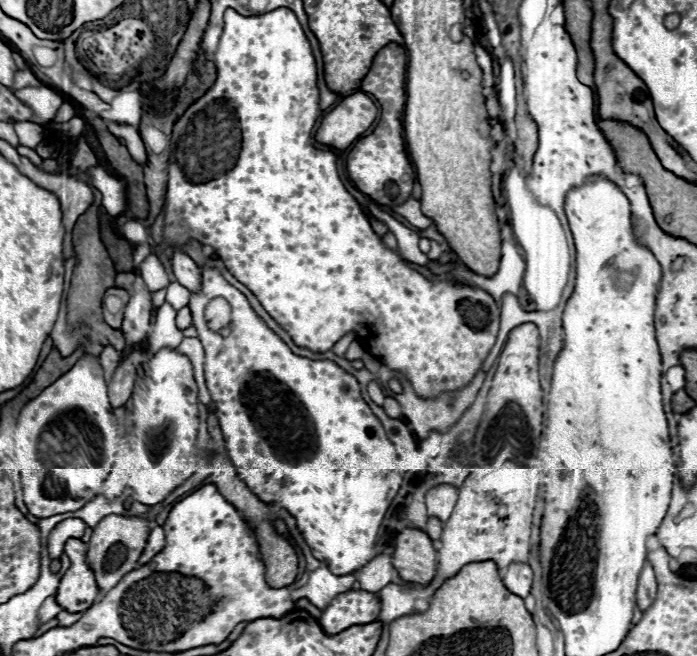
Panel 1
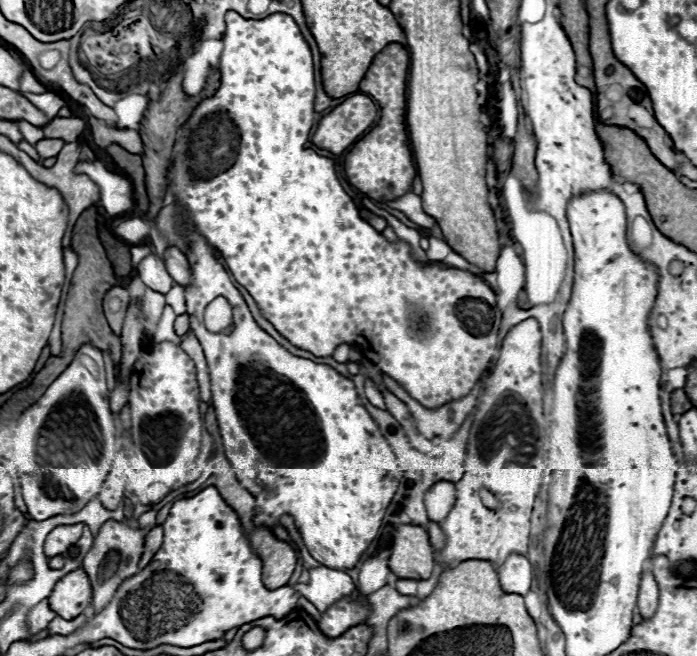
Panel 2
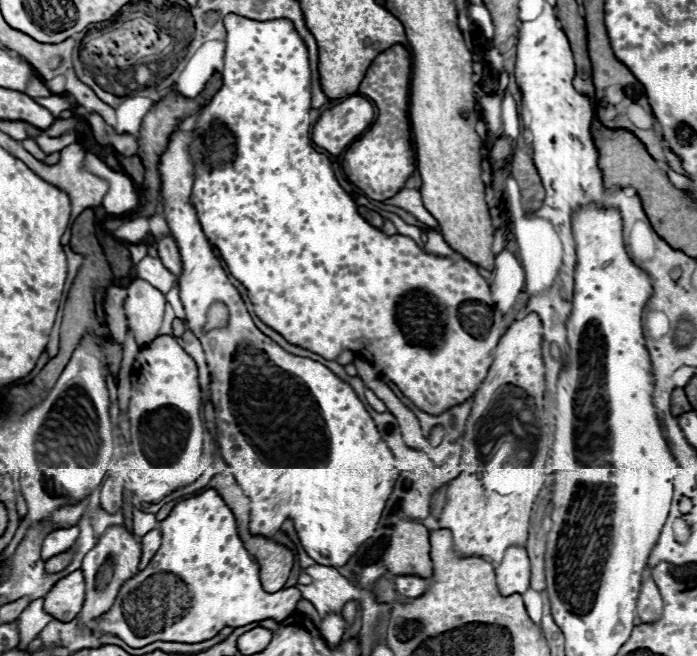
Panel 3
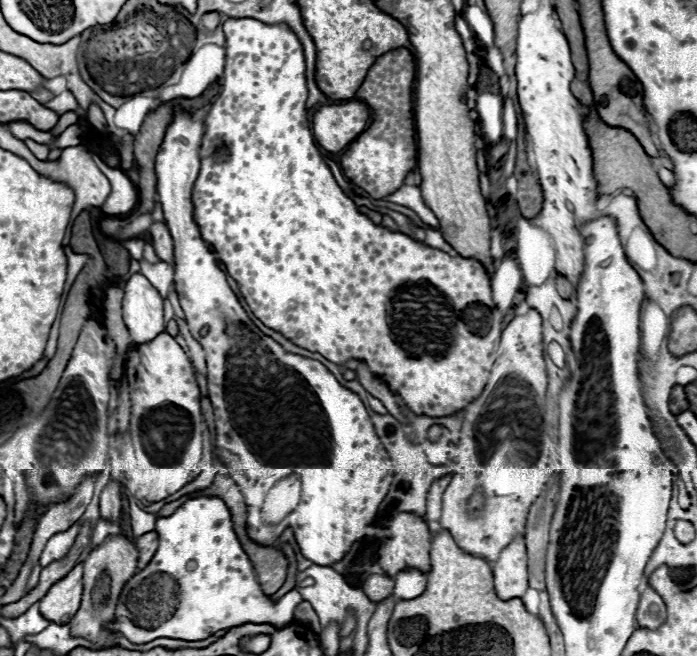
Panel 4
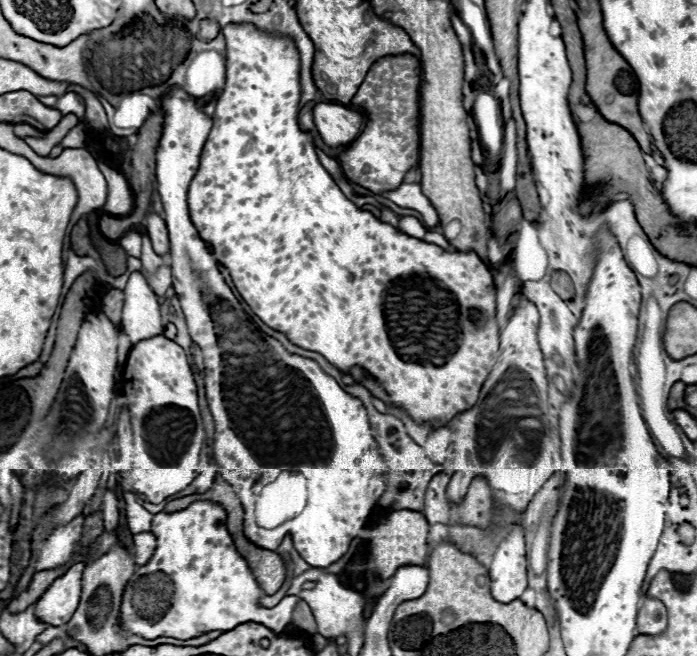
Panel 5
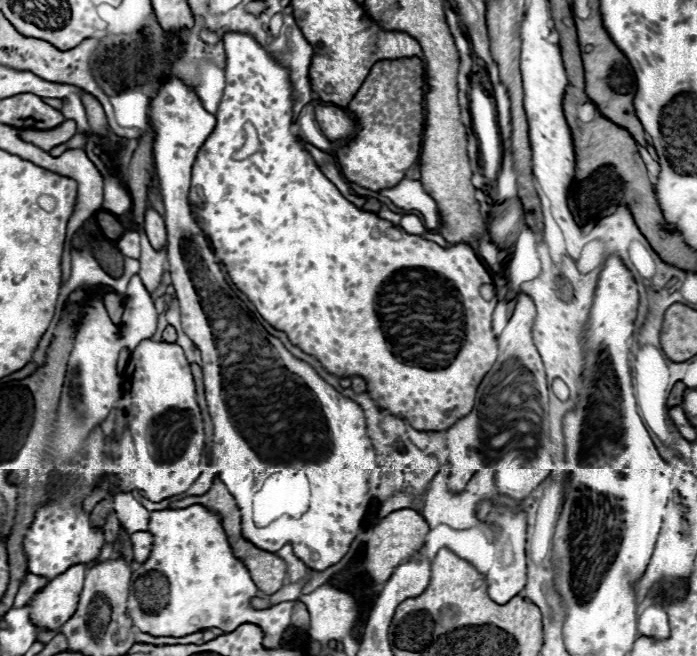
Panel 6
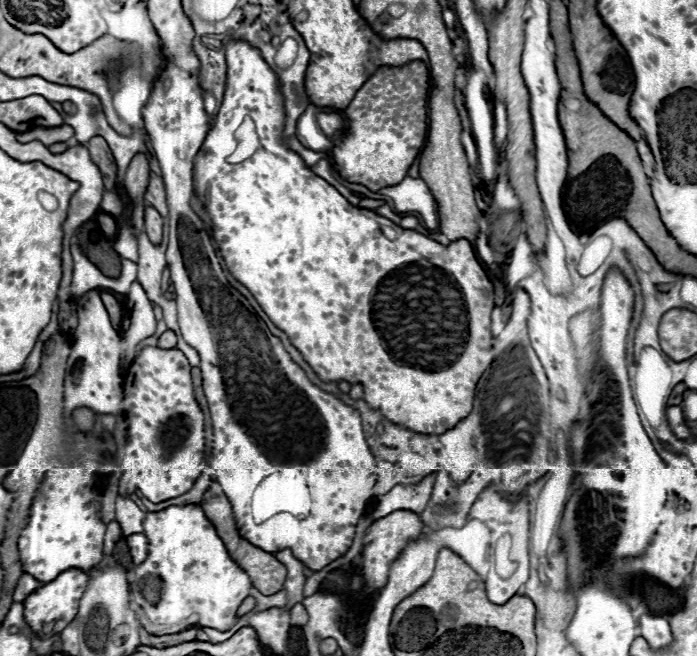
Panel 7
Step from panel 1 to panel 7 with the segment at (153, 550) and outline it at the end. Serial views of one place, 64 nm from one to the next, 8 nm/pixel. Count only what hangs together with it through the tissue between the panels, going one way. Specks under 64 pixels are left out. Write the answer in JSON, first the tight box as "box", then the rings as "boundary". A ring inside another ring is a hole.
{"box":[126,534,148,564],"boundary":[[[132,534],[126,538],[130,552],[132,552],[132,560],[134,564],[144,562],[144,558],[148,556],[148,538],[144,534]]]}

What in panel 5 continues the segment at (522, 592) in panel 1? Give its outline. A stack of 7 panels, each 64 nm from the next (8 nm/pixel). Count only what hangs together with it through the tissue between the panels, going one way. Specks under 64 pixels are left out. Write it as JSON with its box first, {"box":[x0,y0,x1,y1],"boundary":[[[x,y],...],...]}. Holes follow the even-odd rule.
{"box":[490,526,526,602],"boundary":[[[516,526],[498,546],[490,564],[492,596],[498,602],[512,602],[526,590],[526,550],[522,528]]]}

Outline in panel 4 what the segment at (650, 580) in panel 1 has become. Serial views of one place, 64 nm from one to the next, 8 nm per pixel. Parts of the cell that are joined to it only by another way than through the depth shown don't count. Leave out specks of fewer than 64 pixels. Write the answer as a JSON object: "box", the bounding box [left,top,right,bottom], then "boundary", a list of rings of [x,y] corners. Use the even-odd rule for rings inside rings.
{"box":[638,586,666,628],"boundary":[[[646,586],[646,590],[640,596],[640,604],[638,604],[638,624],[640,628],[658,628],[664,624],[666,618],[666,606],[662,602],[662,598],[656,594],[654,588]]]}

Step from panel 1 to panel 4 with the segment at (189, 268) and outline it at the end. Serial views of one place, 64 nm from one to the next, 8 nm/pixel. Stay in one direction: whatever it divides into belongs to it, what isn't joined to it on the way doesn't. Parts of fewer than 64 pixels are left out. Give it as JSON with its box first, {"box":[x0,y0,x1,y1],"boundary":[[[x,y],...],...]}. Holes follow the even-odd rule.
{"box":[150,224,174,266],"boundary":[[[152,224],[150,234],[152,234],[152,244],[154,244],[158,258],[174,266],[174,244],[172,244],[172,236],[168,228],[164,224]]]}

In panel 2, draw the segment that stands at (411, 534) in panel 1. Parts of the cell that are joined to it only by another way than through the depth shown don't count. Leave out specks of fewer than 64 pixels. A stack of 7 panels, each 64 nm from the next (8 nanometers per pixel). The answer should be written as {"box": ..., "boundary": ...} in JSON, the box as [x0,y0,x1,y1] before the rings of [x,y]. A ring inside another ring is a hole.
{"box":[390,524,434,580],"boundary":[[[402,524],[394,534],[390,570],[398,578],[428,580],[434,568],[434,550],[422,526]]]}

